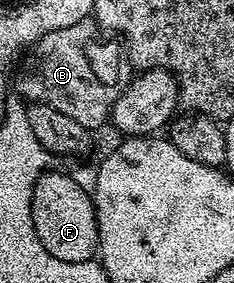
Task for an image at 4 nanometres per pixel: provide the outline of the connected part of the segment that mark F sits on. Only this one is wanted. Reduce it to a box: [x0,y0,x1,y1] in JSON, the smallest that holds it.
[32,169,100,263]

